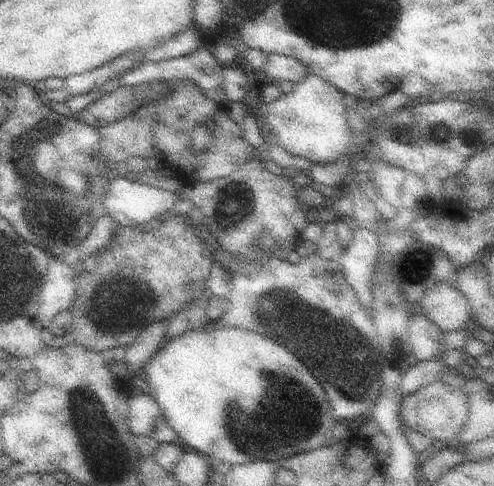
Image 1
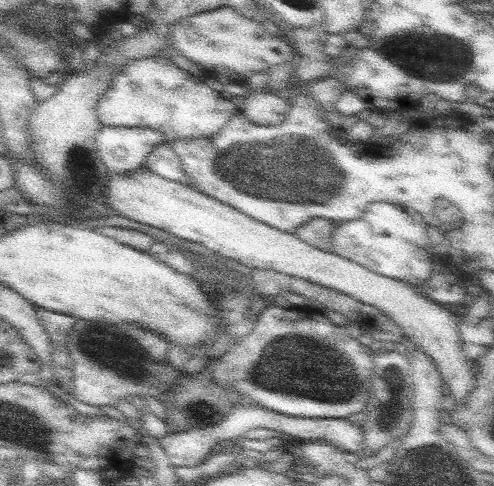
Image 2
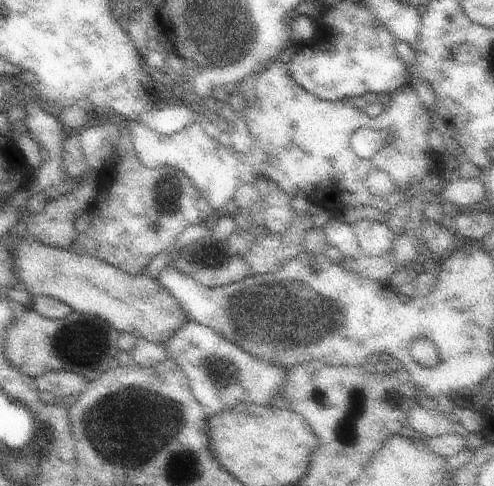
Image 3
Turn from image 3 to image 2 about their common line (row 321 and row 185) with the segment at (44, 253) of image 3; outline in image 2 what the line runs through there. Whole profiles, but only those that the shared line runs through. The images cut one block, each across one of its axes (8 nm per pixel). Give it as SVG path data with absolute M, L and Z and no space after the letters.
M145 168L133 174L107 174L103 194L107 208L113 210L113 216L147 224L149 228L169 232L171 236L177 236L185 242L197 242L199 246L217 254L219 258L235 260L241 268L275 270L287 276L305 278L313 284L321 284L331 290L349 294L361 304L371 304L379 308L403 330L403 334L415 344L417 350L425 352L431 358L431 362L435 362L445 382L445 392L447 396L451 396L453 404L459 410L467 406L469 394L473 392L477 382L477 374L473 362L463 350L459 318L449 310L441 308L429 296L425 296L423 290L419 292L419 288L415 288L413 284L381 276L333 252L317 250L315 246L303 242L295 232L287 234L283 230L267 226L217 198L201 194L193 186L163 180Z

